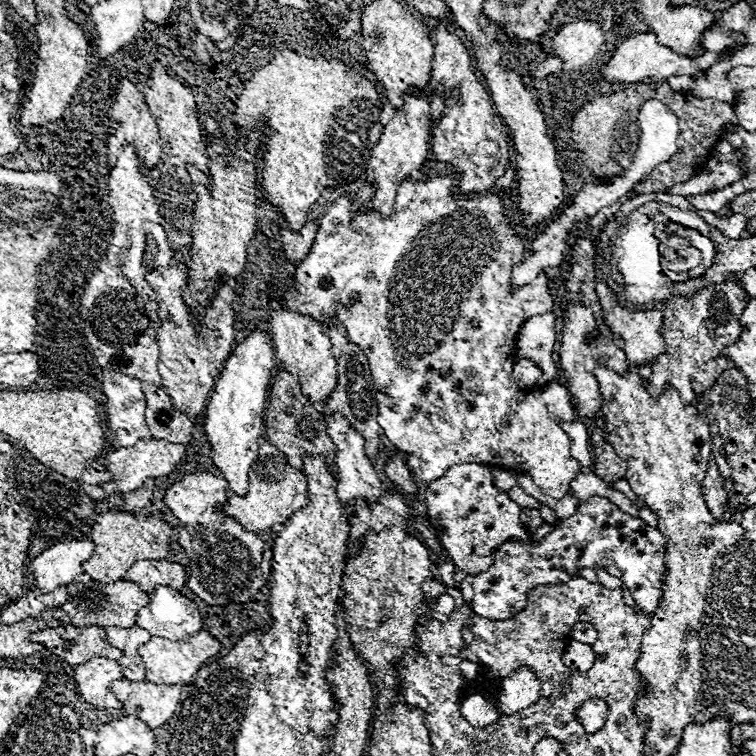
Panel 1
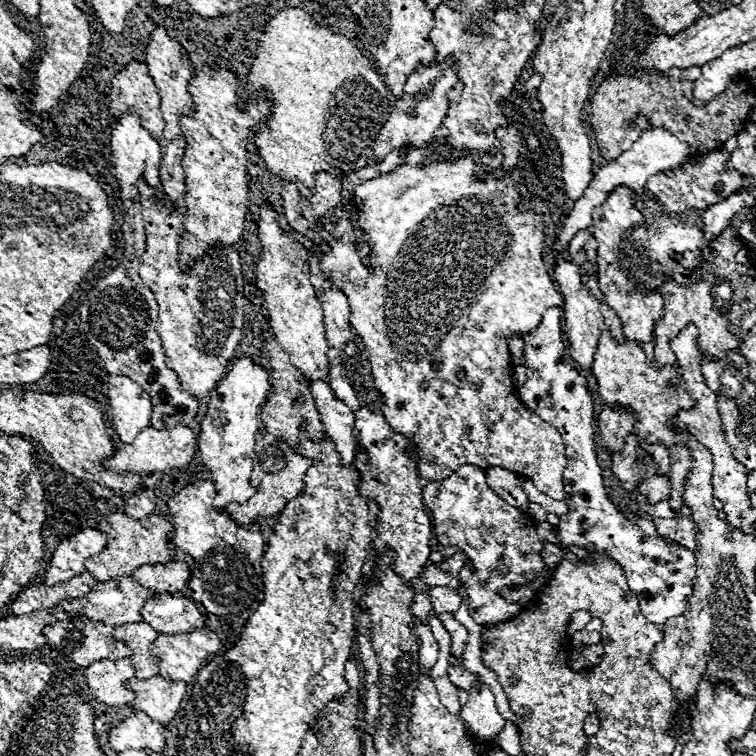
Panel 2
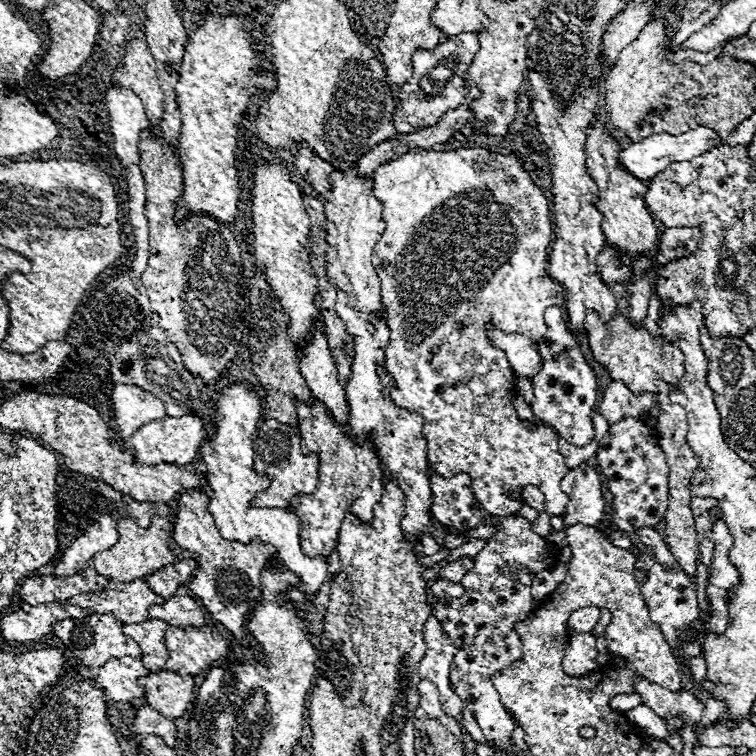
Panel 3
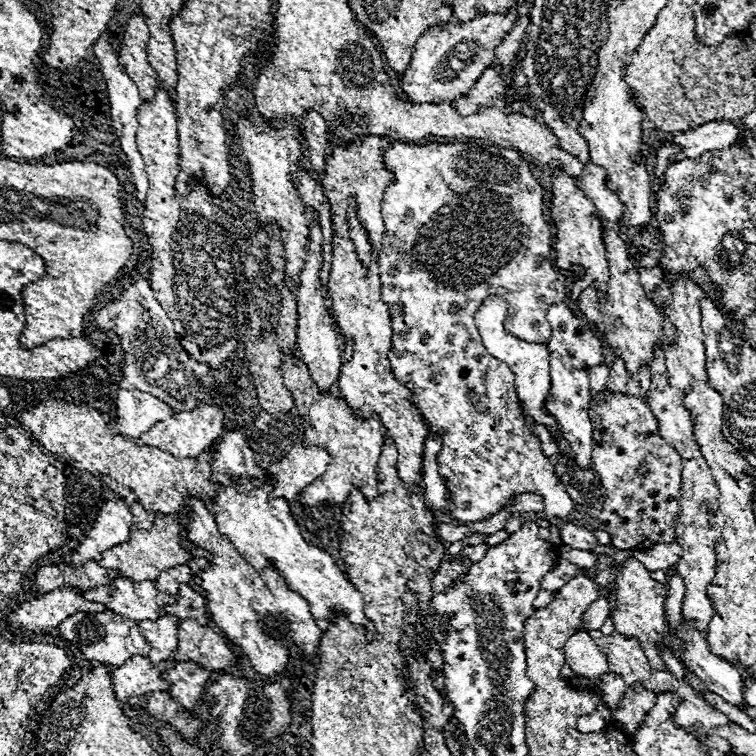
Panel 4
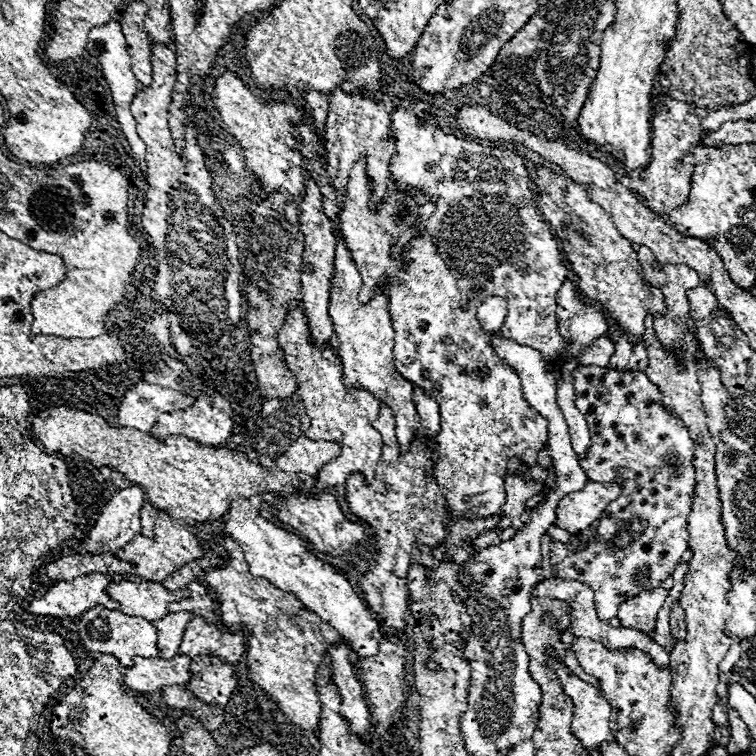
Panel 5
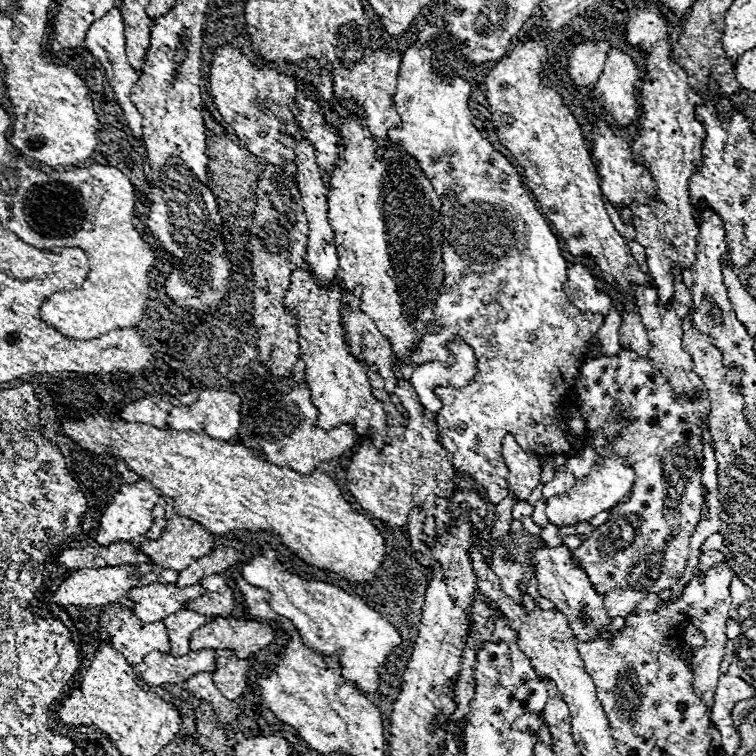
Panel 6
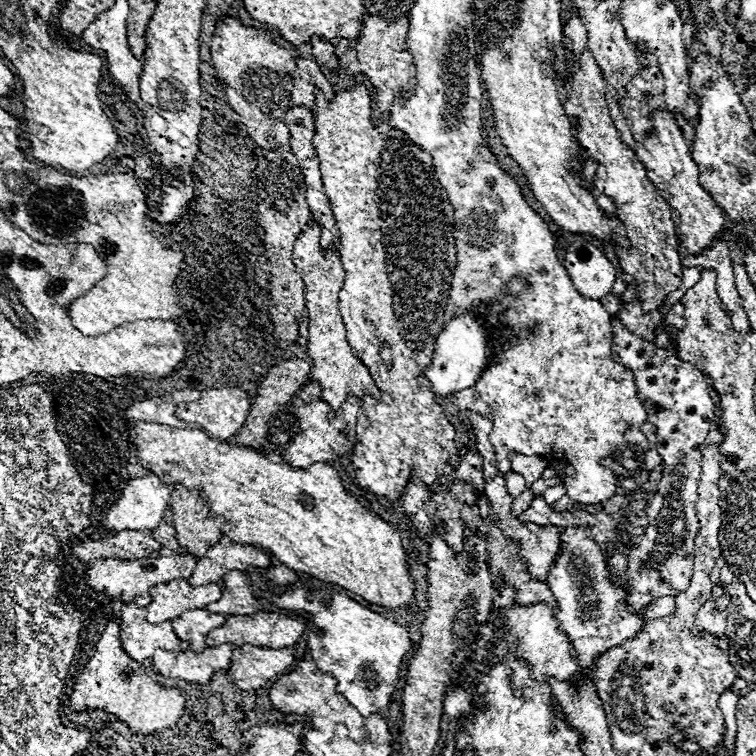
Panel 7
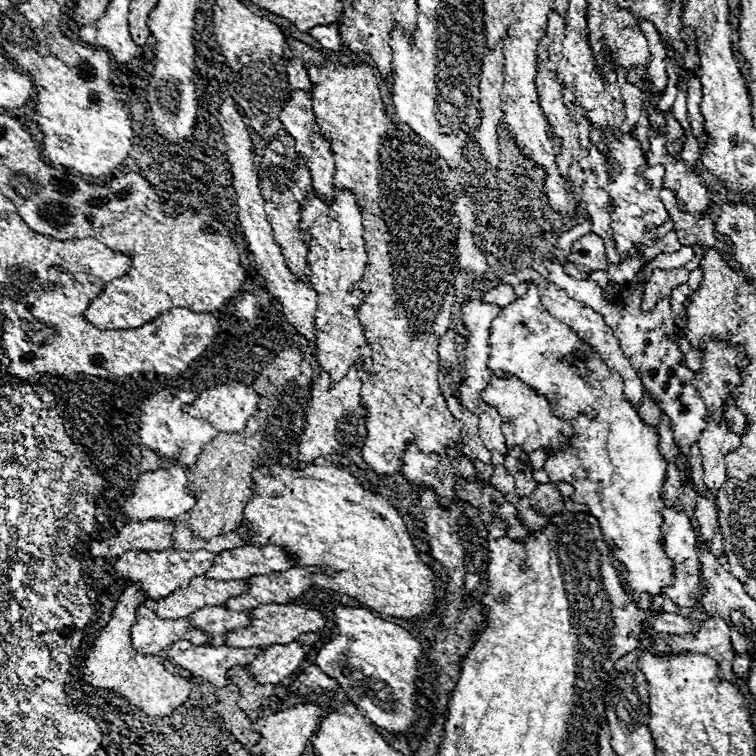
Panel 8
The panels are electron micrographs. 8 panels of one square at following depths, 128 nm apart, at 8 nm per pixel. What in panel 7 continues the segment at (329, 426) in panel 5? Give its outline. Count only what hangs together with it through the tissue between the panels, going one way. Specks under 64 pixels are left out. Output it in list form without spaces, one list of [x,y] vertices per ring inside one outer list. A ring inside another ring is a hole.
[[[314,220],[308,222],[308,228],[302,230],[296,246],[294,246],[294,264],[302,272],[304,290],[306,290],[306,308],[308,308],[308,356],[312,358],[312,378],[322,386],[322,400],[332,406],[332,414],[342,406],[348,392],[356,398],[362,394],[370,394],[374,398],[380,396],[368,368],[354,354],[352,346],[346,340],[346,328],[342,324],[342,316],[338,310],[338,292],[344,286],[344,266],[340,262],[338,238],[334,238],[332,248],[320,246],[322,226]]]

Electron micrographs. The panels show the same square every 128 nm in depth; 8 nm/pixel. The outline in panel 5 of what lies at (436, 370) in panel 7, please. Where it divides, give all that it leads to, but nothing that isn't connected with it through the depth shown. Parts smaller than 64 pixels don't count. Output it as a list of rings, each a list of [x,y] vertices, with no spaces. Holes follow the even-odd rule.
[[[416,384],[412,386],[414,388],[414,398],[416,398],[416,410],[418,410],[418,416],[420,416],[420,424],[422,424],[422,432],[432,440],[436,442],[436,436],[440,432],[440,406],[438,402],[428,396],[422,388],[418,388]]]

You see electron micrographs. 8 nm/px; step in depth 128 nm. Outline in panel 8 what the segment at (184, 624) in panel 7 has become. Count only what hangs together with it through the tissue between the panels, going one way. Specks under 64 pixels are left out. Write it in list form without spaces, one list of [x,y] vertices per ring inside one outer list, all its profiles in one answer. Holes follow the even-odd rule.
[[[206,606],[202,610],[196,610],[196,614],[190,614],[190,622],[208,634],[210,646],[220,646],[224,644],[224,638],[230,630],[250,626],[250,616],[250,610],[240,614],[224,610],[224,606]]]

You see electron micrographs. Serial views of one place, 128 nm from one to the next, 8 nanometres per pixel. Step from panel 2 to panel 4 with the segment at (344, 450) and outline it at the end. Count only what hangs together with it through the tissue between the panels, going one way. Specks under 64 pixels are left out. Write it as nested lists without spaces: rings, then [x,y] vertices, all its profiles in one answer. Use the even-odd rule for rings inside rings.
[[[318,214],[312,216],[310,222],[310,234],[308,234],[308,248],[306,248],[306,262],[304,270],[300,270],[300,286],[296,290],[298,300],[298,350],[302,360],[308,364],[308,370],[312,372],[312,380],[318,382],[320,390],[332,390],[340,378],[340,340],[338,332],[334,330],[334,322],[328,316],[324,308],[324,292],[326,286],[320,280],[320,268],[322,268],[322,232],[318,224]]]

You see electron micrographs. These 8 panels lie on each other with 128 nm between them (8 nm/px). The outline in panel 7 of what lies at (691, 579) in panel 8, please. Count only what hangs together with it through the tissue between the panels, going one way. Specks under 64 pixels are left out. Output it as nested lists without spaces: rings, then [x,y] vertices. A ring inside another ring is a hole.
[[[612,318],[612,330],[612,358],[634,372],[636,394],[646,408],[648,420],[658,428],[656,448],[664,462],[658,494],[652,496],[646,510],[650,526],[642,536],[632,540],[630,550],[620,548],[628,560],[628,604],[632,612],[638,614],[654,598],[676,596],[684,592],[692,578],[694,540],[698,536],[696,488],[700,478],[702,446],[714,420],[714,402],[708,394],[706,378],[700,370],[696,370],[696,366],[680,360],[666,348],[658,348],[656,340],[648,342],[642,336],[630,332],[618,318]]]

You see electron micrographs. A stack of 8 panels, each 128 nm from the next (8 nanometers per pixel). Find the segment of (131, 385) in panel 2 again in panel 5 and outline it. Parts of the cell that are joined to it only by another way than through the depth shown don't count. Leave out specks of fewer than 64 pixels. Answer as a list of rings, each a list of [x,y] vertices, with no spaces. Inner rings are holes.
[[[142,382],[124,394],[118,408],[118,424],[150,432],[160,414],[188,408],[194,404],[194,400],[196,398],[186,398],[176,390]]]

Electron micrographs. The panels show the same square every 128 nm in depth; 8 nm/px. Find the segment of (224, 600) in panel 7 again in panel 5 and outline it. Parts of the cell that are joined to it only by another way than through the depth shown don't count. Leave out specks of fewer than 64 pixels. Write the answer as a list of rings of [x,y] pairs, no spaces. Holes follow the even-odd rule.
[[[194,580],[188,584],[188,590],[190,590],[190,596],[180,600],[180,602],[174,602],[170,604],[170,612],[178,612],[178,610],[186,610],[194,616],[212,616],[220,606],[218,602],[214,600],[214,592],[210,592],[202,582]]]

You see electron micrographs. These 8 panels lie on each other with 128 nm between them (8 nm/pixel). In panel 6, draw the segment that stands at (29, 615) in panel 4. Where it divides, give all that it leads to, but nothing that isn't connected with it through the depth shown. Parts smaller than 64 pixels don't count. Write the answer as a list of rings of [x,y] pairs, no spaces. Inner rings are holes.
[[[154,562],[122,564],[122,566],[106,566],[106,568],[84,568],[80,572],[70,574],[60,584],[60,588],[54,592],[50,602],[58,604],[58,606],[74,604],[74,606],[88,606],[88,608],[116,602],[122,608],[134,608],[136,604],[128,598],[128,590],[132,590],[132,586],[148,586],[148,582],[172,582],[174,584],[178,580],[178,576],[180,576],[178,570],[168,570],[168,568],[162,568]]]

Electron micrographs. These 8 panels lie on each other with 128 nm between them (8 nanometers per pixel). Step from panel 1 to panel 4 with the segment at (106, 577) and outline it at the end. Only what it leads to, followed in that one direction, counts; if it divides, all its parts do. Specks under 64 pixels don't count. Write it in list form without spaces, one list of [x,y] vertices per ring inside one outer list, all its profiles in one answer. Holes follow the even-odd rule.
[[[158,514],[152,530],[140,530],[134,526],[130,540],[120,546],[114,546],[110,552],[104,552],[102,558],[98,560],[98,564],[104,568],[108,566],[114,570],[120,570],[120,576],[126,576],[132,580],[152,578],[152,582],[154,582],[160,576],[160,572],[186,564],[188,560],[192,560],[192,556],[182,546],[182,526],[178,522],[174,522],[172,516]]]

